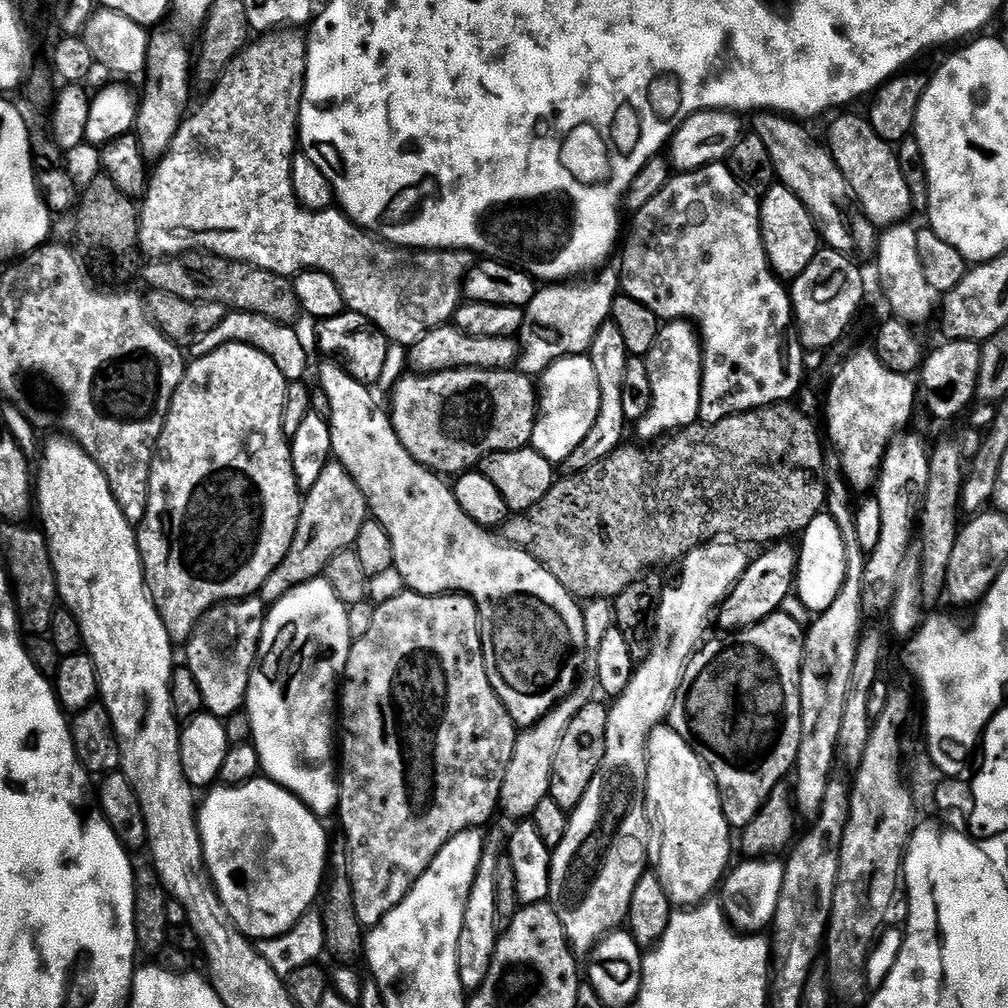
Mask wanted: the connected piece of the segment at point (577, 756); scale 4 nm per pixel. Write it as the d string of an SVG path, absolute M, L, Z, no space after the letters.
M603 699L591 700L582 710L578 710L574 722L566 726L566 735L562 738L562 746L558 746L558 754L554 754L554 770L552 771L552 790L550 795L563 808L577 808L586 798L586 790L590 790L590 782L594 782L594 774L602 766L602 758L606 758L606 726L608 725L609 705Z

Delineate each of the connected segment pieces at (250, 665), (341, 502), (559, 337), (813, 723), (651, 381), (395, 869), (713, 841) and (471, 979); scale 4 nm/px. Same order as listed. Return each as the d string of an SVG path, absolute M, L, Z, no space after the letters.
M259 595L245 596L213 606L186 641L186 667L194 674L202 690L204 708L213 716L227 718L241 711L248 698L252 673L260 655L260 639L264 633L266 604Z
M329 462L326 470L322 470L322 478L318 478L318 482L307 489L303 497L294 542L286 558L282 558L278 570L274 570L270 578L266 578L262 589L263 599L275 602L290 594L290 590L311 580L321 579L327 573L333 558L355 545L363 524L369 519L369 498L360 488L356 477L350 475L339 462Z
M615 262L603 265L587 278L580 278L575 282L552 282L541 287L536 297L526 305L526 332L532 335L532 341L528 344L529 349L519 355L519 371L525 376L536 378L555 360L591 353L594 338L598 330L609 323L612 307L621 292L622 268Z
M834 474L828 476L828 503L827 515L838 522L838 530L842 530L842 538L846 542L846 554L848 555L848 569L846 570L846 582L834 598L834 606L830 610L819 613L815 617L816 625L807 629L804 638L804 663L800 665L800 697L802 698L802 730L804 741L798 750L798 758L794 769L794 795L796 798L796 810L801 817L808 822L815 822L822 814L822 804L826 802L826 786L830 786L836 768L836 747L841 747L842 720L846 714L846 702L848 695L852 693L852 679L854 678L854 666L858 658L860 637L865 631L864 624L864 596L866 600L866 577L868 575L869 553L862 548L861 539L858 538L858 526L856 525L857 505L853 502L854 489L843 475Z
M687 320L667 321L661 327L656 345L648 351L646 363L648 363L648 388L652 391L652 405L649 406L645 416L643 413L639 417L635 427L637 426L636 432L642 439L656 442L700 420L704 353L697 329Z
M405 590L405 591L404 591L404 592L403 592L403 593L402 593L402 594L398 594L398 598L390 598L390 599L389 599L389 600L387 600L387 602L385 602L385 604L376 604L376 613L375 613L375 614L374 614L374 623L373 623L373 624L372 624L372 625L371 625L371 626L370 626L370 630L366 630L366 634L362 634L362 635L361 635L361 636L357 636L357 637L355 637L355 639L353 639L353 641L352 641L352 649L351 649L351 650L350 650L350 658L349 658L349 659L348 659L348 661L347 661L347 662L346 662L346 666L345 666L345 667L344 667L344 674L343 674L343 677L342 677L342 695L341 695L341 696L340 696L340 697L339 697L339 700L338 700L338 704L339 704L339 707L340 707L340 708L341 708L341 709L342 709L342 732L343 732L343 728L344 728L344 732L345 732L345 736L344 736L344 732L343 732L343 736L342 736L342 767L341 767L341 768L340 768L340 769L339 769L339 772L338 772L338 779L339 779L339 782L340 782L340 806L339 806L339 809L338 809L338 816L341 816L341 818L342 818L342 819L344 819L344 828L345 828L345 830L346 830L346 831L348 831L348 836L349 836L349 838L348 838L348 837L347 837L347 839L348 839L348 840L349 840L349 841L351 841L351 843L352 843L352 844L353 844L353 845L355 845L355 844L354 844L354 843L356 843L356 844L357 844L357 848L355 848L355 847L353 847L353 848L352 848L352 849L351 849L351 852L350 852L350 871L351 871L351 873L352 873L352 875L353 875L353 877L354 877L354 883L355 883L355 886L356 886L356 905L357 905L357 906L358 906L358 918L359 918L359 919L360 919L360 921L362 921L362 922L363 922L363 923L364 923L364 926L365 926L365 929L368 929L368 930L371 930L371 929L373 929L373 928L377 928L377 927L378 927L378 925L380 925L380 924L381 924L381 923L382 923L382 922L383 922L383 920L384 920L384 919L385 919L385 918L386 918L386 914L390 914L390 910L394 910L394 906L398 906L398 905L399 905L399 904L400 904L400 903L402 903L402 902L403 902L403 900L404 900L404 899L405 899L405 898L406 898L406 894L410 894L410 890L411 890L411 889L412 889L412 887L413 887L413 886L415 886L415 884L416 884L416 883L417 883L417 882L418 882L418 878L422 878L422 874L423 874L423 873L424 873L424 871L425 871L425 870L427 870L427 868L428 868L428 867L429 867L429 866L430 866L430 862L434 862L434 858L435 858L435 857L436 857L436 855L437 855L437 854L438 854L438 850L442 850L442 846L446 846L446 842L450 842L450 838L454 838L454 834L458 834L458 833L459 833L459 832L461 832L461 831L462 831L462 830L466 830L466 829L467 829L467 828L477 828L477 827L479 827L479 826L484 826L484 823L486 823L486 822L487 822L487 820L488 820L488 819L490 819L490 818L491 818L491 816L492 816L492 815L494 815L494 814L495 814L495 812L496 812L496 807L497 807L497 808L498 808L498 809L499 809L499 808L500 808L500 807L501 807L501 804L502 804L502 803L501 803L501 800L500 800L500 795L501 795L501 794L502 794L502 782L503 782L503 781L504 781L504 779L505 779L505 778L506 778L506 770L507 770L507 769L508 769L508 767L509 767L509 766L510 766L510 762L511 762L511 761L512 761L512 755L513 755L513 754L514 754L514 746L515 746L515 745L516 745L516 737L517 737L517 735L518 735L518 727L517 727L517 728L516 728L516 724L517 724L517 721L516 721L516 720L515 720L515 719L514 719L514 716L513 716L513 713L512 713L512 712L511 712L511 711L510 711L510 708L509 708L509 712L510 712L510 713L508 713L508 708L507 708L507 706L506 706L506 705L504 705L504 700L503 700L503 698L502 698L502 697L500 697L500 696L499 696L499 694L498 694L498 693L496 693L496 688L497 688L497 685L496 685L496 684L495 684L495 683L494 683L494 676L493 676L493 673L492 673L492 672L491 672L491 671L490 671L490 664L489 664L489 661L488 661L488 664L487 664L487 662L486 662L486 661L484 661L484 652L485 652L485 656L486 656L486 632L485 632L485 629L484 629L484 632L483 632L483 630L482 630L482 629L480 629L480 608L479 608L479 607L480 607L480 608L481 608L481 605L480 605L480 604L479 604L479 603L477 603L477 601L476 601L476 600L475 600L475 599L473 599L473 597L471 597L471 596L469 596L469 595L467 595L467 594L445 594L445 595L443 595L443 596L427 596L427 595L426 595L426 594L418 594L418 593L417 593L417 592L413 592L413 591L411 591L411 590Z
M668 727L656 728L648 739L648 798L654 805L658 840L660 836L660 865L658 868L661 876L664 877L664 885L668 887L668 893L672 896L673 905L695 906L709 899L715 893L712 891L716 887L721 887L733 863L732 835L734 835L734 829L728 823L724 813L724 797L709 761L703 755L700 757L692 749L693 741L683 731L682 733L675 732L674 729Z
M489 839L484 846L482 862L478 866L478 874L474 878L474 886L470 890L470 898L466 902L466 918L462 926L462 935L459 938L460 977L466 990L480 988L482 981L486 978L486 974L489 973L486 971L486 968L491 966L488 960L493 960L497 950L497 942L502 931L500 924L500 879L504 876L504 862L506 866L505 845L503 843L500 845L498 841Z

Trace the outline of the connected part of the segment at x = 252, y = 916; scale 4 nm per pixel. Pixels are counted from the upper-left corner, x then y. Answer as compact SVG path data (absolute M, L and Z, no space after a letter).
M267 778L247 780L245 784L216 786L208 794L209 796L205 800L203 797L202 803L198 808L200 837L202 838L202 850L204 851L204 861L208 867L208 874L212 878L212 885L215 886L217 894L220 895L220 901L226 906L226 910L230 914L232 921L236 923L237 928L253 941L259 942L266 938L274 938L275 936L286 934L303 916L313 911L315 904L312 903L315 902L316 895L318 895L318 900L326 884L326 873L330 868L330 839L328 840L327 830L320 825L323 824L321 817L317 816L312 809L307 808L293 792L289 792L287 788L283 788L280 784L275 784L273 780Z

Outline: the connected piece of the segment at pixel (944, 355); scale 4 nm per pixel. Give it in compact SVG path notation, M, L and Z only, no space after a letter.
M948 340L941 348L927 353L918 372L918 396L932 416L952 420L976 400L978 374L982 366L981 345L974 340Z

